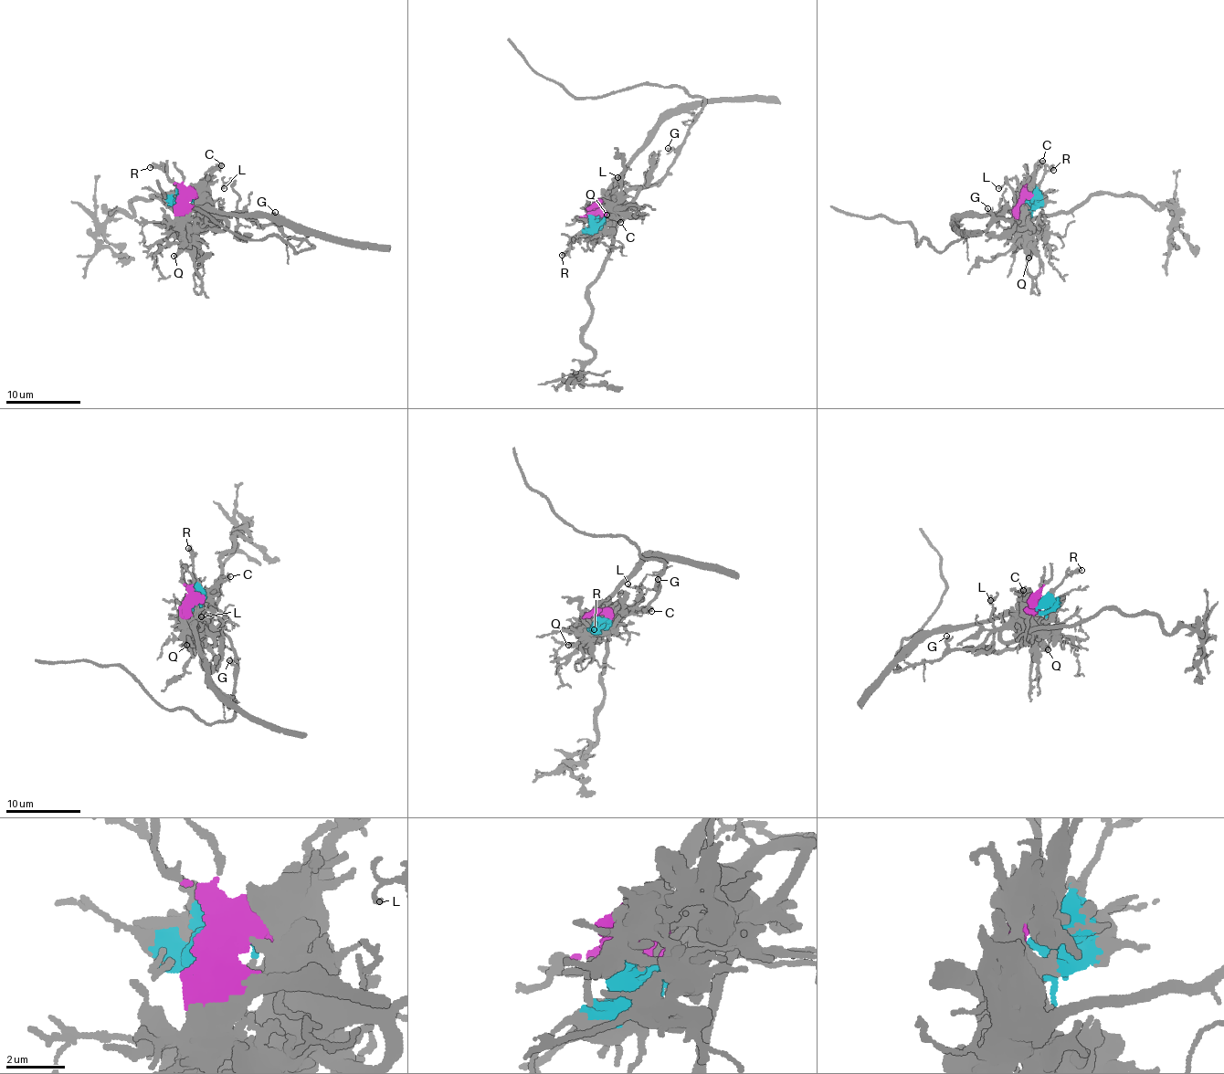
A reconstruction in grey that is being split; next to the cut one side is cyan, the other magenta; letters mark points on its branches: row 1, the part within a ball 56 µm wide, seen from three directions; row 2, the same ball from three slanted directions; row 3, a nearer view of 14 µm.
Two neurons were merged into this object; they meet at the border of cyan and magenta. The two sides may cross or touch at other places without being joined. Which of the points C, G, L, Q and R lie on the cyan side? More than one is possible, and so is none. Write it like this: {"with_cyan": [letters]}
{"with_cyan": ["G", "L", "Q", "R"]}

